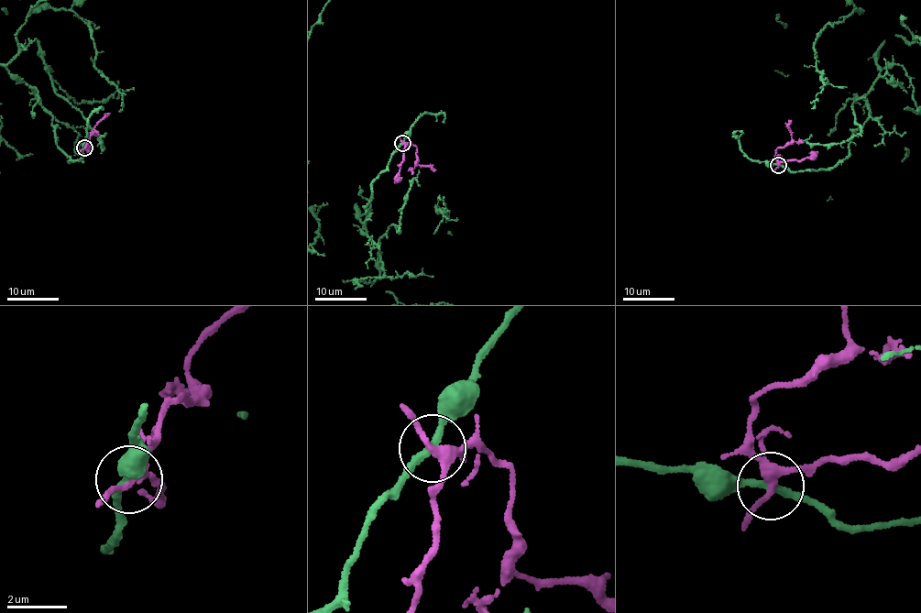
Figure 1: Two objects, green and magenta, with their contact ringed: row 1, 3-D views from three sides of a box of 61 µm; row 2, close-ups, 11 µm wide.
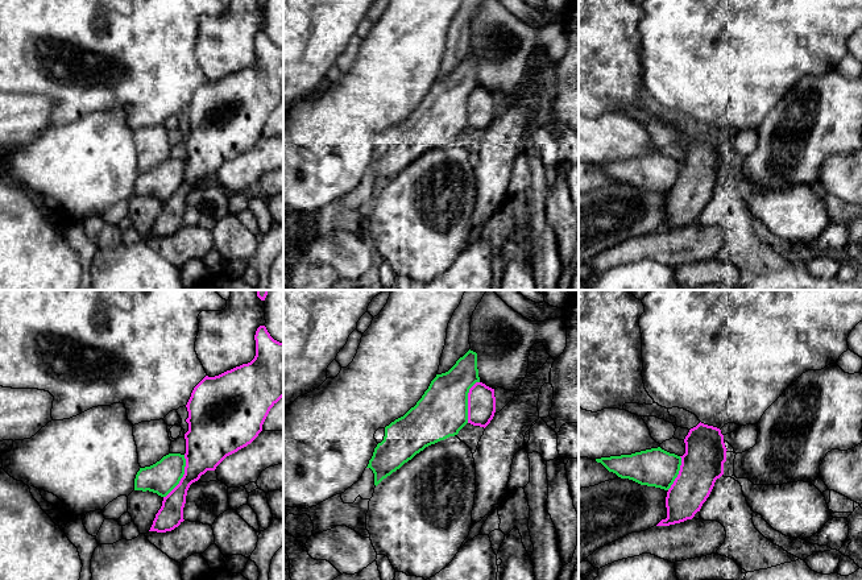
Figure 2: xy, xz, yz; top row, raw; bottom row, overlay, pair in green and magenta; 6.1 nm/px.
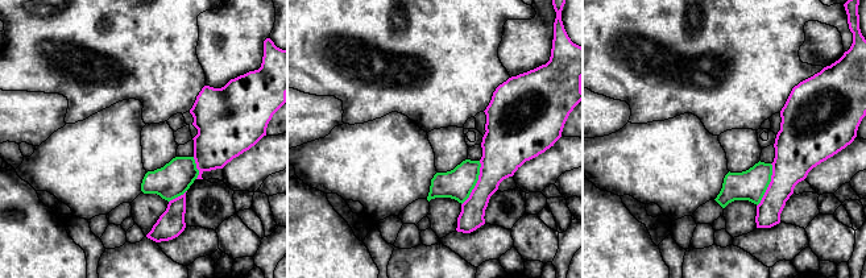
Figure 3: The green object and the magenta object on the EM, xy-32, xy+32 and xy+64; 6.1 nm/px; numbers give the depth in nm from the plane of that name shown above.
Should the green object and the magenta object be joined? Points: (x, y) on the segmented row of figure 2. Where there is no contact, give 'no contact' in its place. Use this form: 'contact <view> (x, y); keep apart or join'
contact xy (182, 476); keep apart

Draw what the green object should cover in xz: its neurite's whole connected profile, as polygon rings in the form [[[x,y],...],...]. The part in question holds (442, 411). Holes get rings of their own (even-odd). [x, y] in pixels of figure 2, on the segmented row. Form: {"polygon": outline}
{"polygon": [[[469,349],[448,372],[436,374],[414,407],[385,427],[384,440],[366,467],[374,473],[376,486],[426,447],[459,434],[468,423],[468,393],[476,382],[480,382],[477,353]]]}

